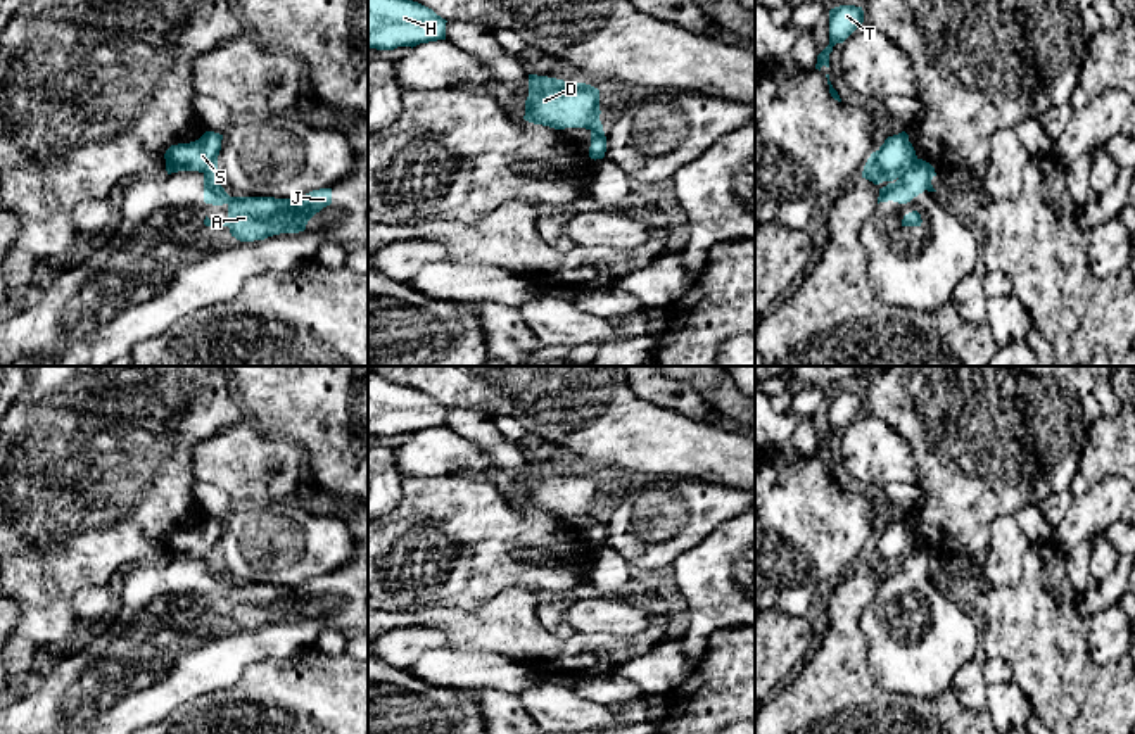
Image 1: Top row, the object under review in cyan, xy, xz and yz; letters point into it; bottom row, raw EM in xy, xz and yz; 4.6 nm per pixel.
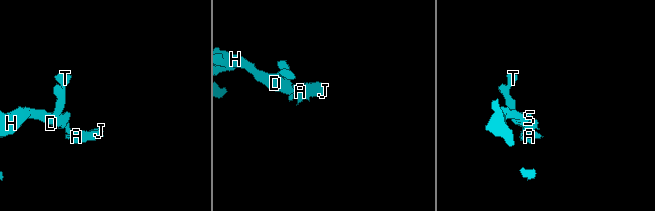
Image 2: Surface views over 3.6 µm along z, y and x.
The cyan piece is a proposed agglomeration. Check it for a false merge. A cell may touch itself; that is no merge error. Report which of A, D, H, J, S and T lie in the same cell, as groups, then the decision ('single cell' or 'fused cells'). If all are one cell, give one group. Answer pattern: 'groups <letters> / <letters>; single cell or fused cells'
groups A J / D H S T; fused cells

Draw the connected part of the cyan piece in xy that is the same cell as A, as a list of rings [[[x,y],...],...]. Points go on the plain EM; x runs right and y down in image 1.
[[[216,558],[204,560],[204,589],[228,592],[226,604],[209,606],[204,611],[223,611],[240,629],[264,627],[280,620],[299,620],[308,608],[332,591],[332,575],[313,577],[299,585],[230,584]]]

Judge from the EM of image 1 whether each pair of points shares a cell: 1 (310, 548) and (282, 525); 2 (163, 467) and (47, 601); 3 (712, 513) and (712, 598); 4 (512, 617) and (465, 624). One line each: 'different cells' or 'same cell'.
1: same cell
2: same cell
3: different cells
4: same cell

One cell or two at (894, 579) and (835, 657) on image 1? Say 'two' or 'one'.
two

